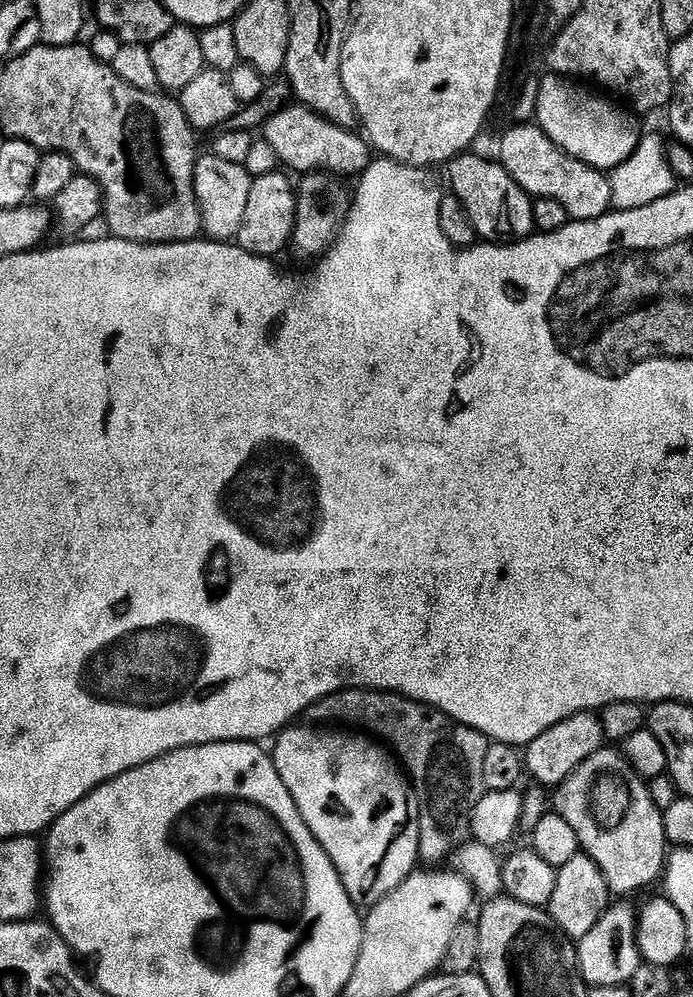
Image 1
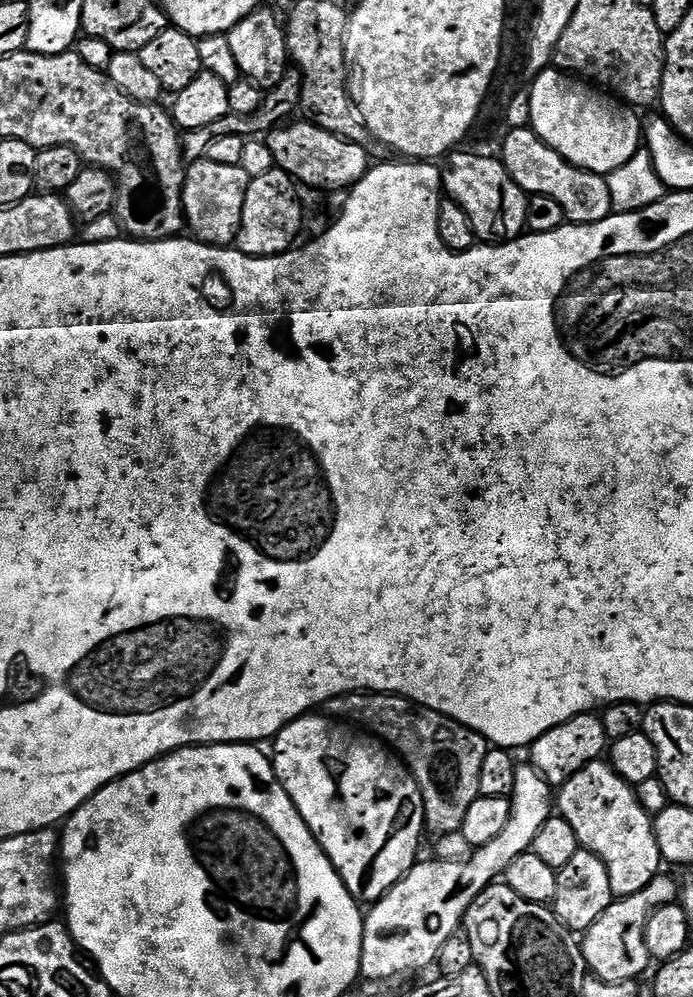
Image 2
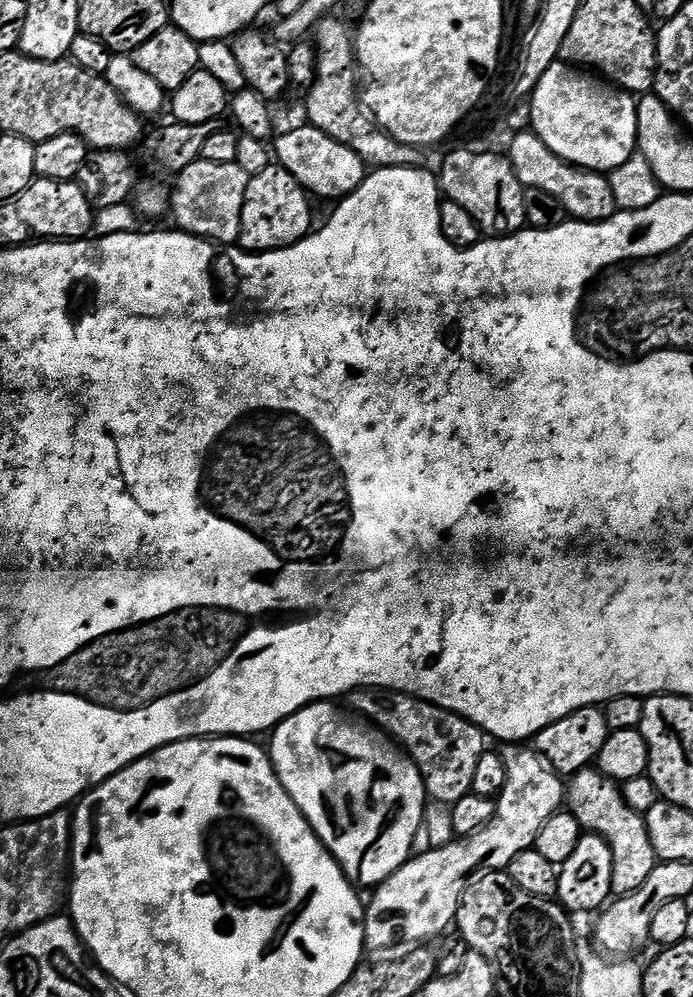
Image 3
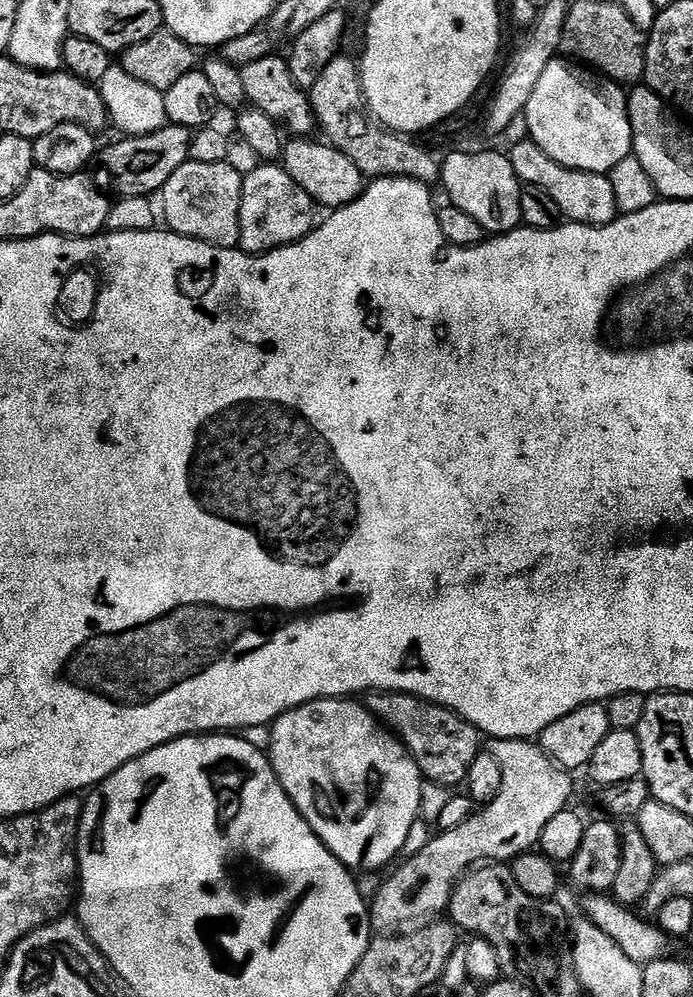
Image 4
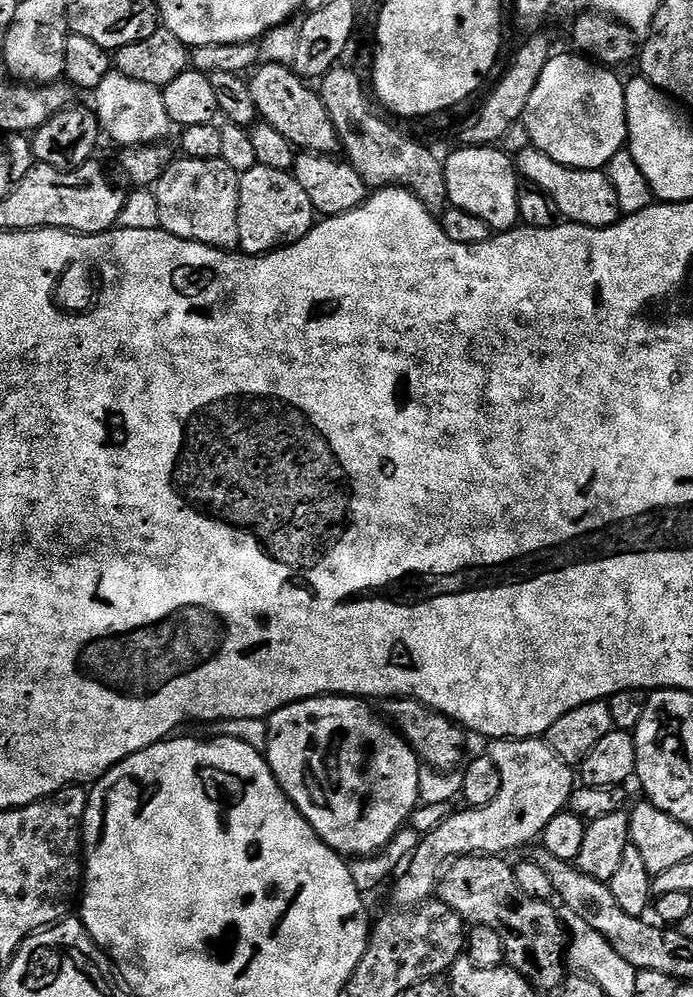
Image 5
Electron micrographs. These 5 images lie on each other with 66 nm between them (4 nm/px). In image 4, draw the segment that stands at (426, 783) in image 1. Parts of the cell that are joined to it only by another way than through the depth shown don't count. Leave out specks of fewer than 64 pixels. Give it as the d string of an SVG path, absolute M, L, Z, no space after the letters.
M405 692L367 693L366 707L385 728L395 733L400 743L416 759L425 781L445 786L463 785L467 781L470 765L482 751L482 734L469 720L463 720L457 712L441 704L431 704Z

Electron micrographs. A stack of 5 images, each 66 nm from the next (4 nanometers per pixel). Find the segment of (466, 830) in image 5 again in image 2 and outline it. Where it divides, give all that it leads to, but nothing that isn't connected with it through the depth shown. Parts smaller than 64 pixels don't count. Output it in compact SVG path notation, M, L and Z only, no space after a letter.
M524 762L516 769L514 778L514 790L511 794L512 812L508 816L508 821L504 828L493 840L487 840L485 844L477 847L471 853L468 864L467 859L462 860L442 860L439 858L429 858L417 863L406 873L403 878L393 886L386 895L371 905L372 909L367 909L364 918L364 941L362 942L362 958L360 959L360 976L369 976L372 980L388 980L391 976L400 976L403 972L408 972L411 968L424 968L427 964L437 963L442 946L447 944L461 931L462 921L470 902L483 888L488 887L497 878L503 877L506 866L518 854L529 851L534 842L534 834L542 830L542 822L546 822L548 817L554 812L554 788L544 779L544 775L539 770L533 768L531 763Z

